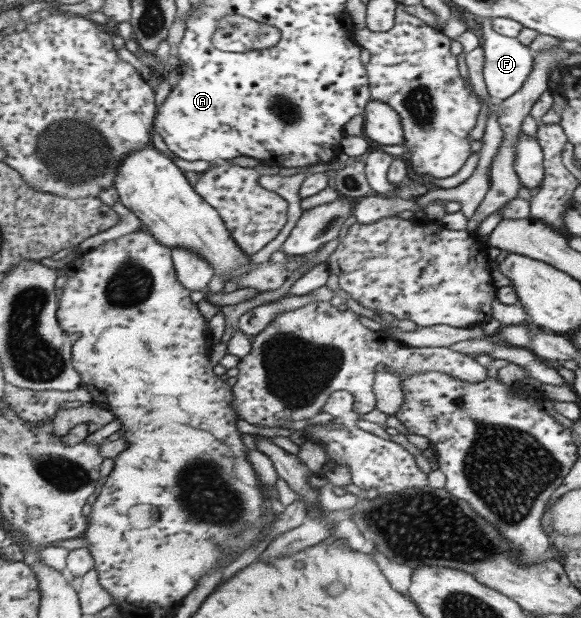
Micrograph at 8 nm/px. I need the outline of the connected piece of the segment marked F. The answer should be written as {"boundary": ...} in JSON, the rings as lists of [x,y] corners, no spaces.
{"boundary":[[[481,18],[483,43],[480,47],[484,54],[482,75],[487,94],[495,101],[502,101],[524,85],[532,69],[534,54],[528,45],[521,44],[516,38],[497,34],[492,29],[491,19]]]}

